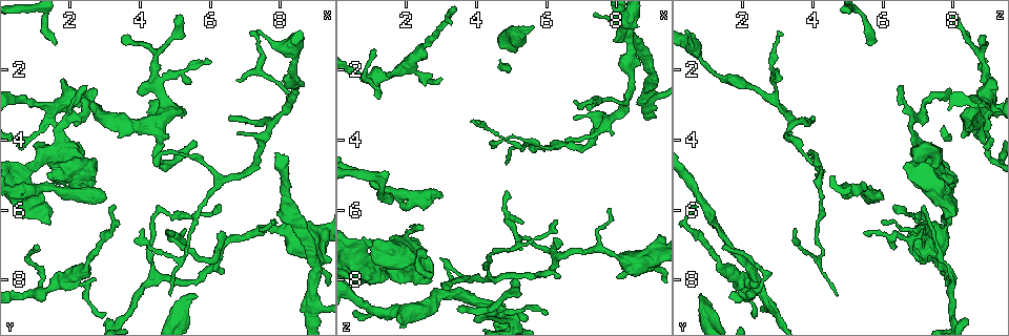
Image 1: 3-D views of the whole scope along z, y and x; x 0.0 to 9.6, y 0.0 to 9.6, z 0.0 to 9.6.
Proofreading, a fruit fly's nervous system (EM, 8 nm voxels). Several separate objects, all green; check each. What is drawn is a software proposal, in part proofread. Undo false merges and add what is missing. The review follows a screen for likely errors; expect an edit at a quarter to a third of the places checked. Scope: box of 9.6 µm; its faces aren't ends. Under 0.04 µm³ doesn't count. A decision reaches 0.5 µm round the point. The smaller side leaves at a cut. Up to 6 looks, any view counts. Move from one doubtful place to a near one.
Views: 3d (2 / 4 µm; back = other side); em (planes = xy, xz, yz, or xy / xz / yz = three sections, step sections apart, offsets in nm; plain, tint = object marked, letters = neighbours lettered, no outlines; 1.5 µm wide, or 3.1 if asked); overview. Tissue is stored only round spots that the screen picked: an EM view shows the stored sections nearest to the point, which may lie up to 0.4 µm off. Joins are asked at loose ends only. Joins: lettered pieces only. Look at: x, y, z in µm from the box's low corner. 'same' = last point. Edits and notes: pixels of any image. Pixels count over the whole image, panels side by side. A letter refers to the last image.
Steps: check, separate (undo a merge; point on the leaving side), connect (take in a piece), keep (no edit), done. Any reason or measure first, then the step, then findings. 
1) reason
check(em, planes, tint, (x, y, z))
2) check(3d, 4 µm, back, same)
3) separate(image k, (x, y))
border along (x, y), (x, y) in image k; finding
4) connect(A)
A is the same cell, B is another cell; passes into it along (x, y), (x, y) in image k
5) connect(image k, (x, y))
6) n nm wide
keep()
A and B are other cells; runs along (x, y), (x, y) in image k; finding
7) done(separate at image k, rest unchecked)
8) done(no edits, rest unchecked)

check(em, planes, letters, (7.75, 6.30, 6.05))

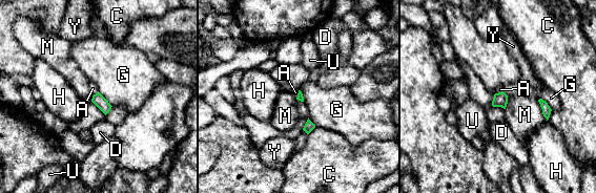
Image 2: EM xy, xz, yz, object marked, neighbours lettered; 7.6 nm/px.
keep()
A, C, D, G, H, M, U and Y are other cells; border along (98, 91), (93, 95) in image 2; no lettered piece goes on from it

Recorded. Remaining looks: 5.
an open end
check(em, xz, step 4, letters, (2.75, 2.65, 7.85))

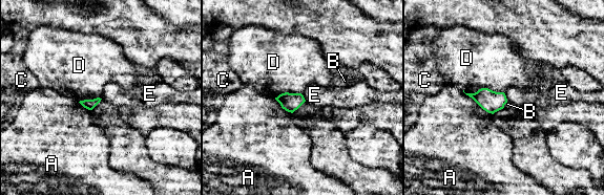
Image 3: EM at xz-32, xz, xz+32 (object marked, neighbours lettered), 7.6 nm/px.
check(em, planes, letters, same)

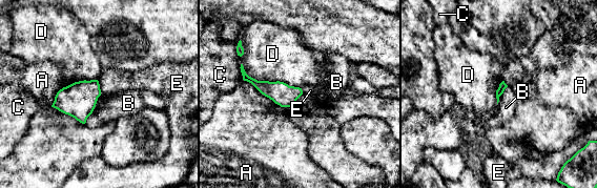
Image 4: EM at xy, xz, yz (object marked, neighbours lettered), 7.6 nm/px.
keep()
A, B, C, D and E are other cells; border along (303, 94), (293, 105), (283, 107) in image 4; none of them fits

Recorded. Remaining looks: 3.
stops while still wide
check(3d, 4 µm, (5.60, 8.50, 0.75))

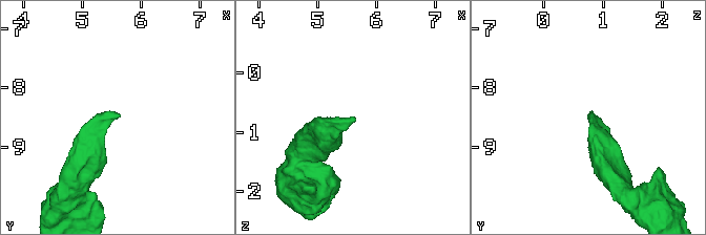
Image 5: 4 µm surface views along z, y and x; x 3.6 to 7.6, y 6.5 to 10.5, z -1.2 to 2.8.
shape alone is not enough
check(em, xz, step 8, letters, (5.65, 8.50, 0.80))

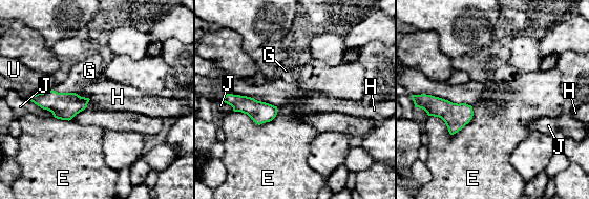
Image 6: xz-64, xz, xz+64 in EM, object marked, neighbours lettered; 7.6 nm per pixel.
check(em, planes, letters, same)

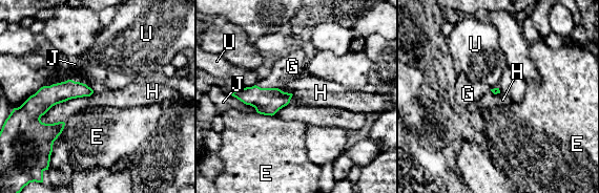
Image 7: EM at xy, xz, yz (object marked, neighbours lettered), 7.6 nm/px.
connect(G)
G is the same cell, E, H, J and U are other cells; passes into it along (266, 101), (267, 88), (291, 67) in image 7; it goes on there

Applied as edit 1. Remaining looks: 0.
done(connect at image 7, rest unchecked)

